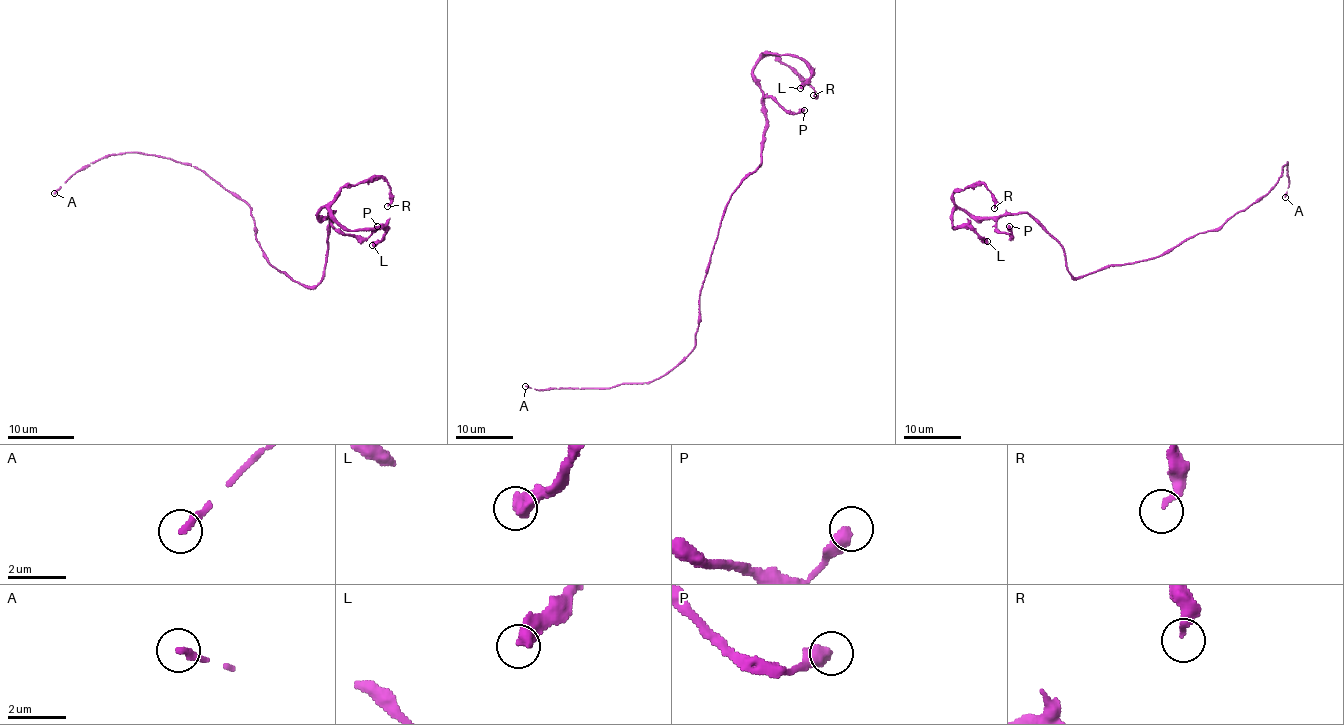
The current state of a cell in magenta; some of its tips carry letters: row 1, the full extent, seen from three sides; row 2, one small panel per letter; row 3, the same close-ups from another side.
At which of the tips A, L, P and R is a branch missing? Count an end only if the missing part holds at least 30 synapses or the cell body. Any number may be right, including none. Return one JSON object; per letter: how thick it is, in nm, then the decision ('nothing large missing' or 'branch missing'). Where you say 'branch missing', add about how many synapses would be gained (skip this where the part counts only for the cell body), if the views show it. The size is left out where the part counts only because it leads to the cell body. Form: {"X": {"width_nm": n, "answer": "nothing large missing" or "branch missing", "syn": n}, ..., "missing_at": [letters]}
{"A": {"width_nm": 220, "answer": "branch missing", "syn": 170}, "L": {"width_nm": 550, "answer": "nothing large missing"}, "P": {"width_nm": 440, "answer": "nothing large missing"}, "R": {"width_nm": 240, "answer": "nothing large missing"}, "missing_at": ["A"]}

